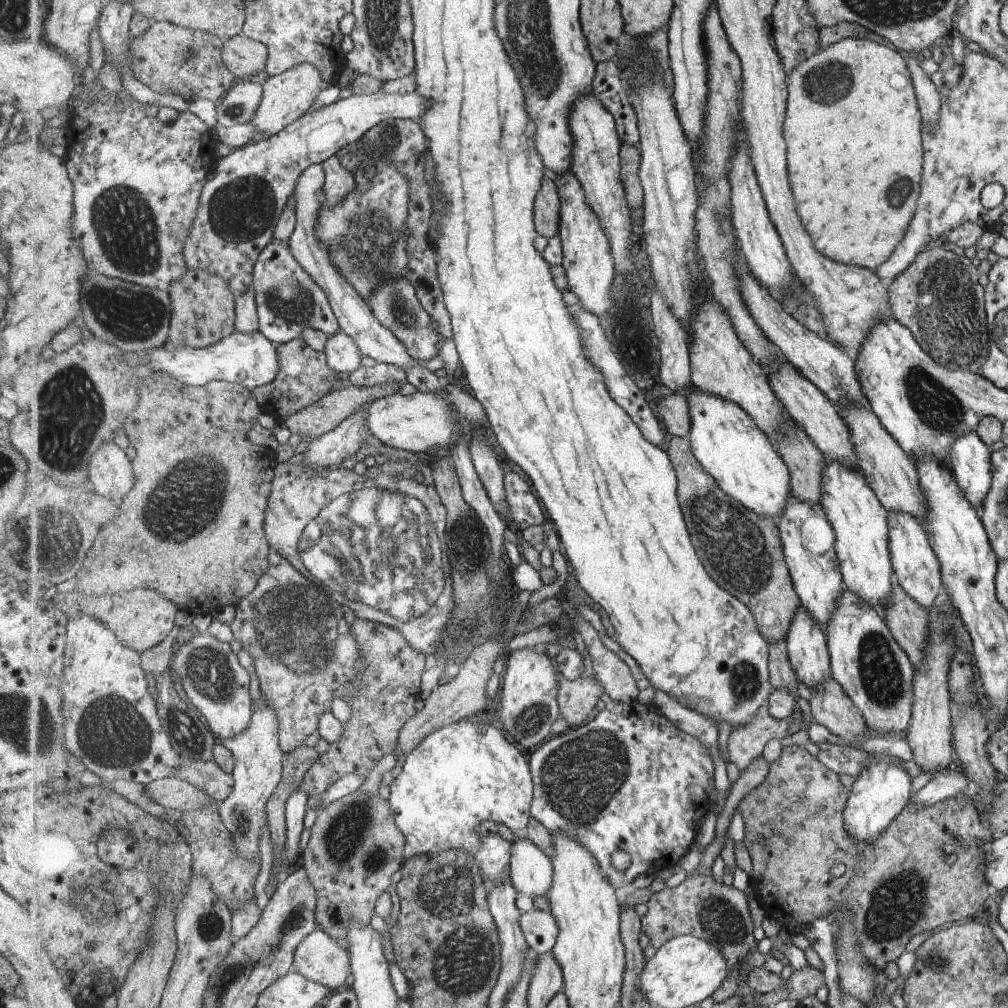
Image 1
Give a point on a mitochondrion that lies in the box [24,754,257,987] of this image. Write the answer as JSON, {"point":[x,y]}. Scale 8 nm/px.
{"point":[101,915]}

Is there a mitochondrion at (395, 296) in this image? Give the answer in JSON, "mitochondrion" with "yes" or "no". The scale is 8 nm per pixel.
{"mitochondrion":"yes"}

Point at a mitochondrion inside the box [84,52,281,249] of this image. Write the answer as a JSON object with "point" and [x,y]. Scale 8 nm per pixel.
{"point":[238,111]}

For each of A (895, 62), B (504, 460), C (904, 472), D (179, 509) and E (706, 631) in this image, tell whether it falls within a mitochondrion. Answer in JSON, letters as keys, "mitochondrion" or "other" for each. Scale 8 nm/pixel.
{"A":"other","B":"other","C":"other","D":"mitochondrion","E":"other"}

